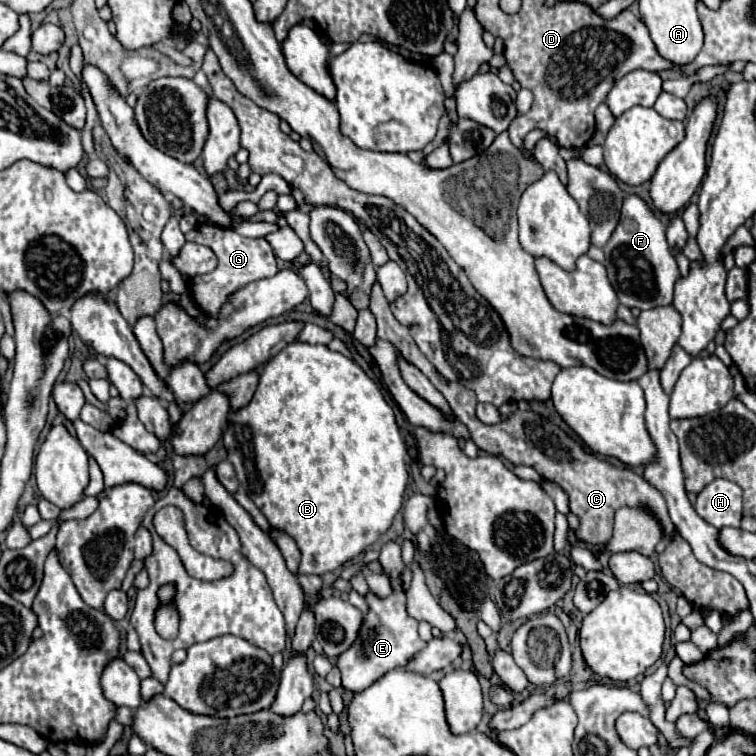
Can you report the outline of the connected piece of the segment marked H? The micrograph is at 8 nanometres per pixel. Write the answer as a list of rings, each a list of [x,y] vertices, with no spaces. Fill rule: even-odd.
[[[728,479],[710,481],[698,493],[696,513],[716,529],[740,527],[742,489]]]

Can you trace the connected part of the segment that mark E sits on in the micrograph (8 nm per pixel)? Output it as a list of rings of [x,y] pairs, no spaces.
[[[368,591],[364,595],[364,601],[368,605],[368,611],[364,613],[362,629],[358,631],[354,645],[338,657],[338,669],[342,673],[342,687],[354,693],[366,689],[390,669],[406,667],[406,661],[410,661],[410,657],[414,657],[418,649],[426,647],[426,641],[422,641],[418,635],[418,621],[410,617],[406,611],[404,591],[392,591],[384,599]]]

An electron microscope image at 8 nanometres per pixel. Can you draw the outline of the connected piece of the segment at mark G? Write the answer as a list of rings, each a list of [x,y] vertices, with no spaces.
[[[212,223],[196,225],[192,231],[186,233],[186,239],[200,245],[208,245],[218,257],[218,267],[214,271],[206,275],[198,275],[188,281],[190,293],[194,295],[196,303],[202,307],[206,315],[216,315],[222,303],[226,301],[226,297],[234,293],[236,289],[244,287],[246,283],[274,275],[274,251],[266,239],[248,239],[248,237],[238,235],[232,229],[222,229]]]

